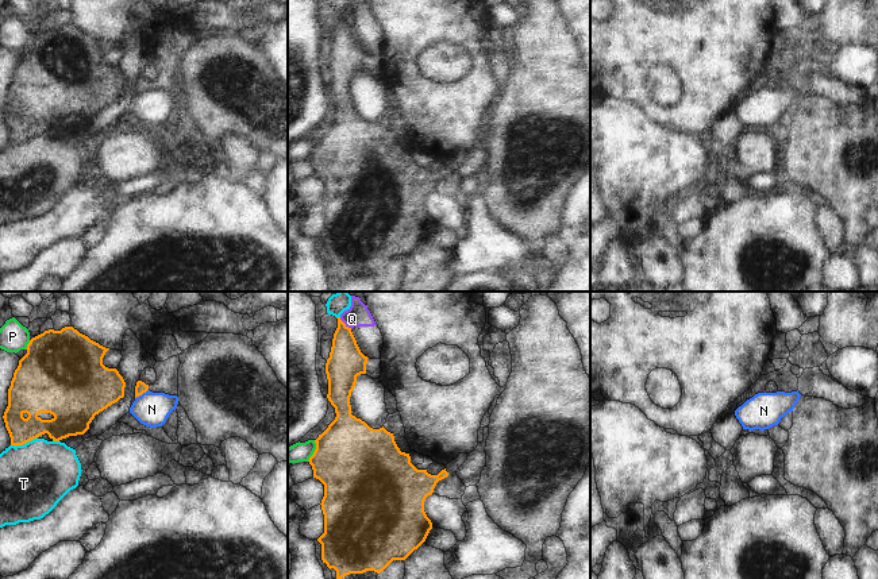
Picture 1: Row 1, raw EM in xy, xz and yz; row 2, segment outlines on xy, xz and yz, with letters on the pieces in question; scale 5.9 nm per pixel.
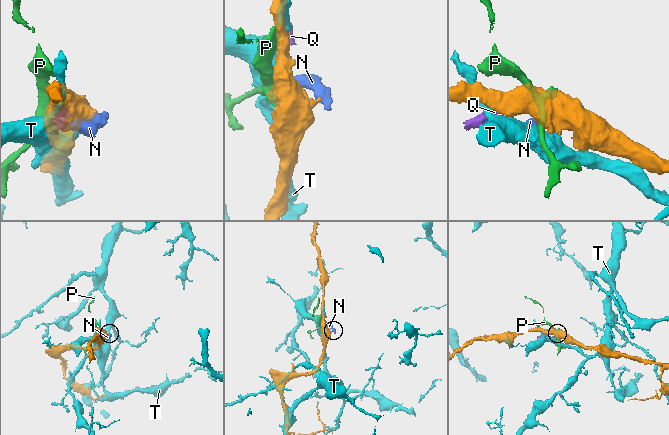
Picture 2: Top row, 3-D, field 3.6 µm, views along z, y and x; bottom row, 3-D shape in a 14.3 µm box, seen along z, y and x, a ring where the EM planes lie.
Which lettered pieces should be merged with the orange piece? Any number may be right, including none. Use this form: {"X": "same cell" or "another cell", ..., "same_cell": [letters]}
{"N": "another cell", "P": "another cell", "Q": "another cell", "T": "another cell", "same_cell": []}

